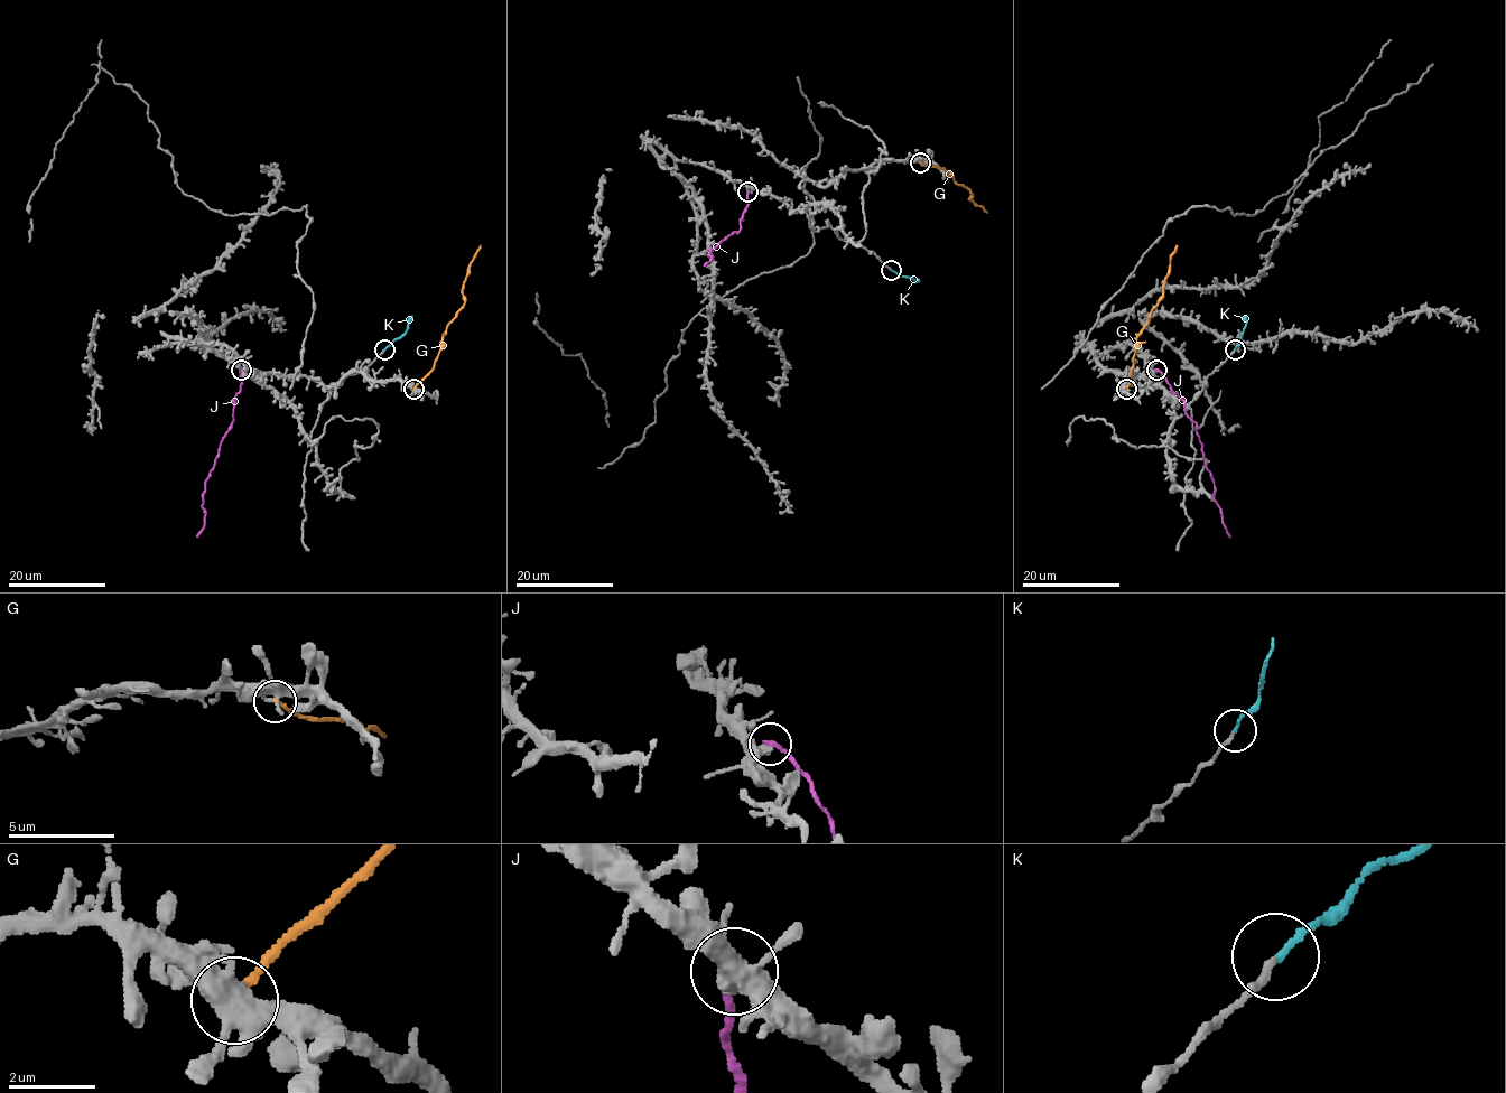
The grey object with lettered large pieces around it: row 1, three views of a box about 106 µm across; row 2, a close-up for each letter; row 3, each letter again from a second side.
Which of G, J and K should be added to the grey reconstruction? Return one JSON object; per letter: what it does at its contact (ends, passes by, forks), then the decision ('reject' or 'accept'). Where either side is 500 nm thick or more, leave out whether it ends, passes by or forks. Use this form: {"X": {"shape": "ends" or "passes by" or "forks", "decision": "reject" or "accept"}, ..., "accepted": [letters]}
{"G": {"shape": "ends", "decision": "reject"}, "J": {"shape": "ends", "decision": "reject"}, "K": {"shape": "ends", "decision": "accept"}, "accepted": ["K"]}

